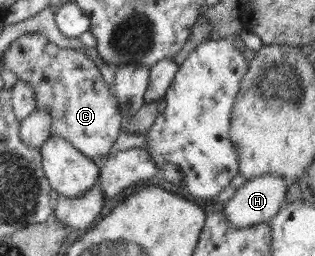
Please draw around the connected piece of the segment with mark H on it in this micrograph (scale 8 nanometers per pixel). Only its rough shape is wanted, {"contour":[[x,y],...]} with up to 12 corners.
{"contour":[[275,174],[247,182],[221,205],[229,223],[268,224],[288,183]]}

